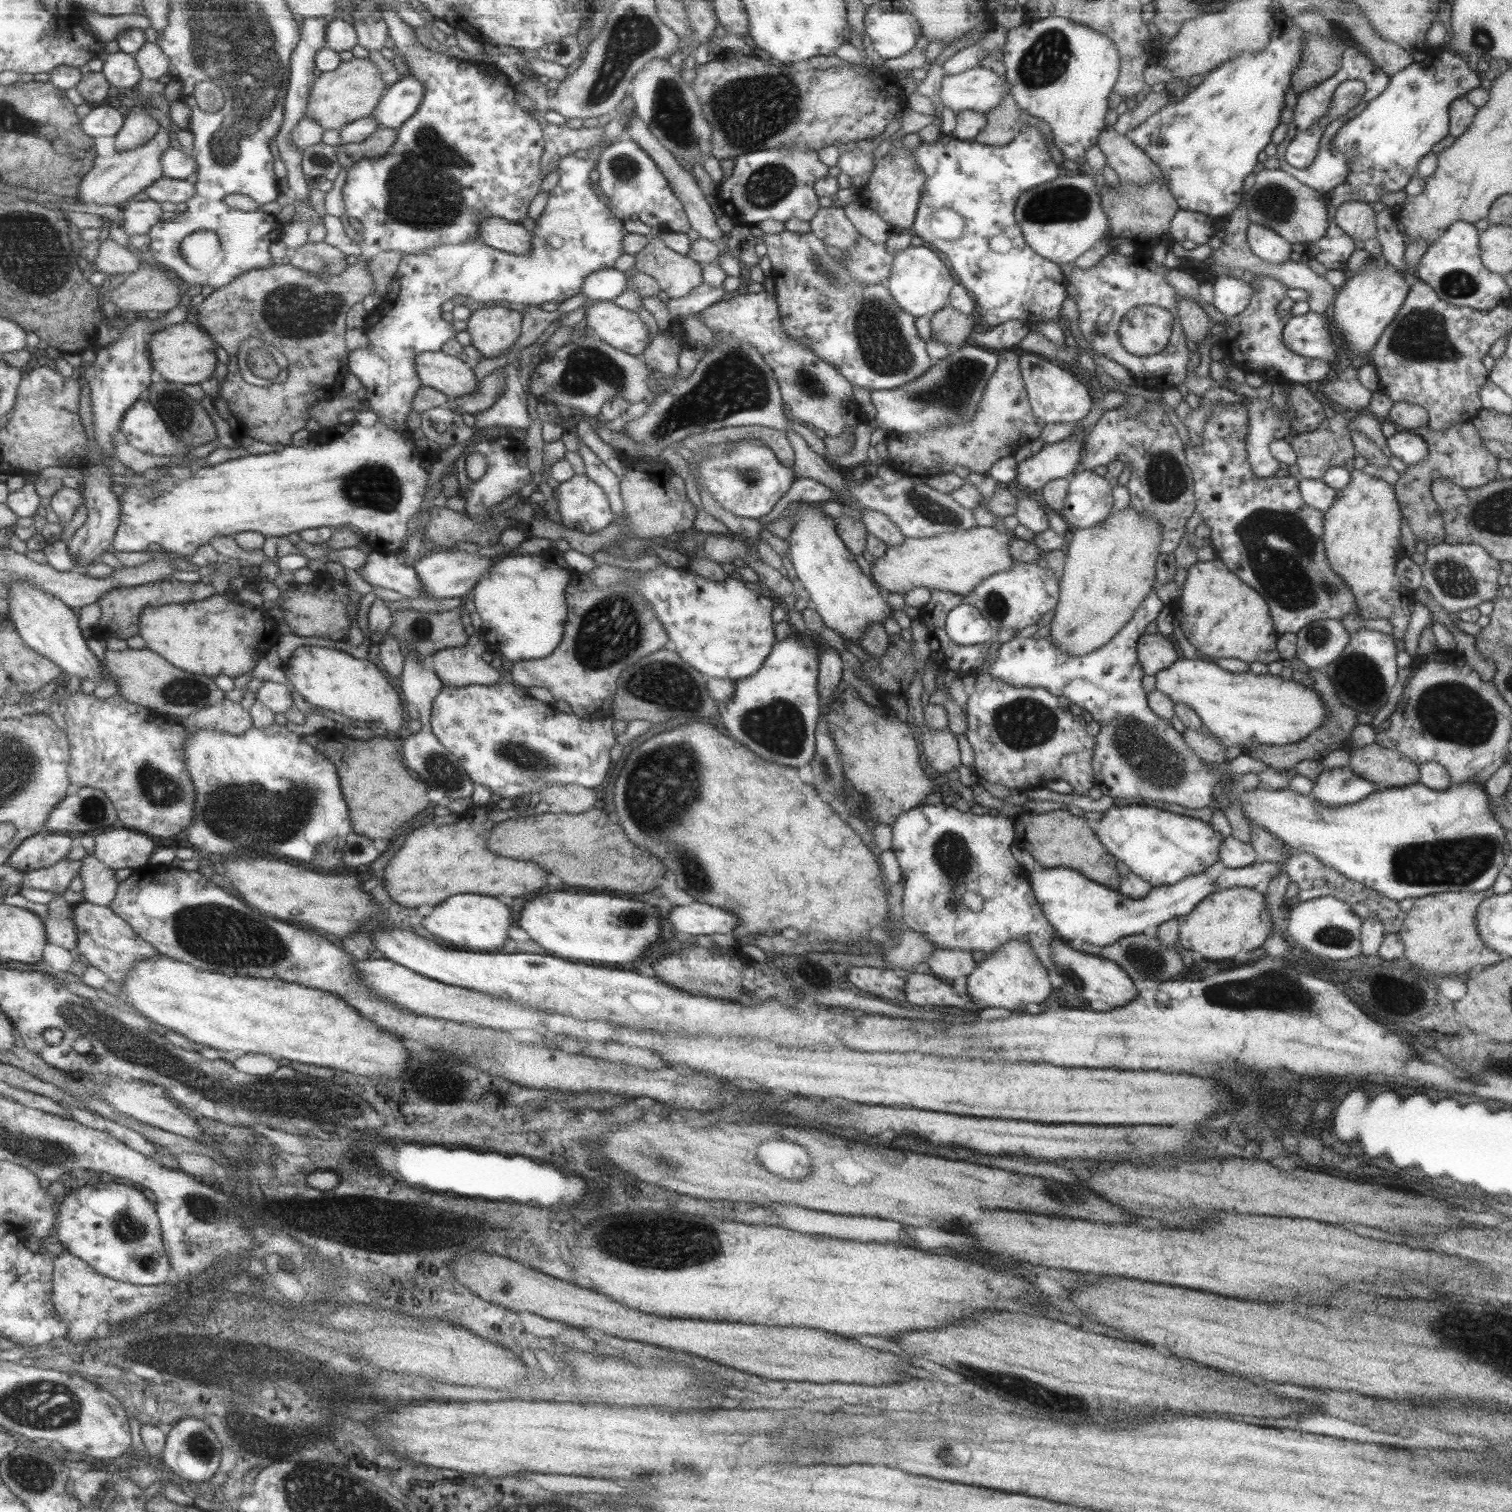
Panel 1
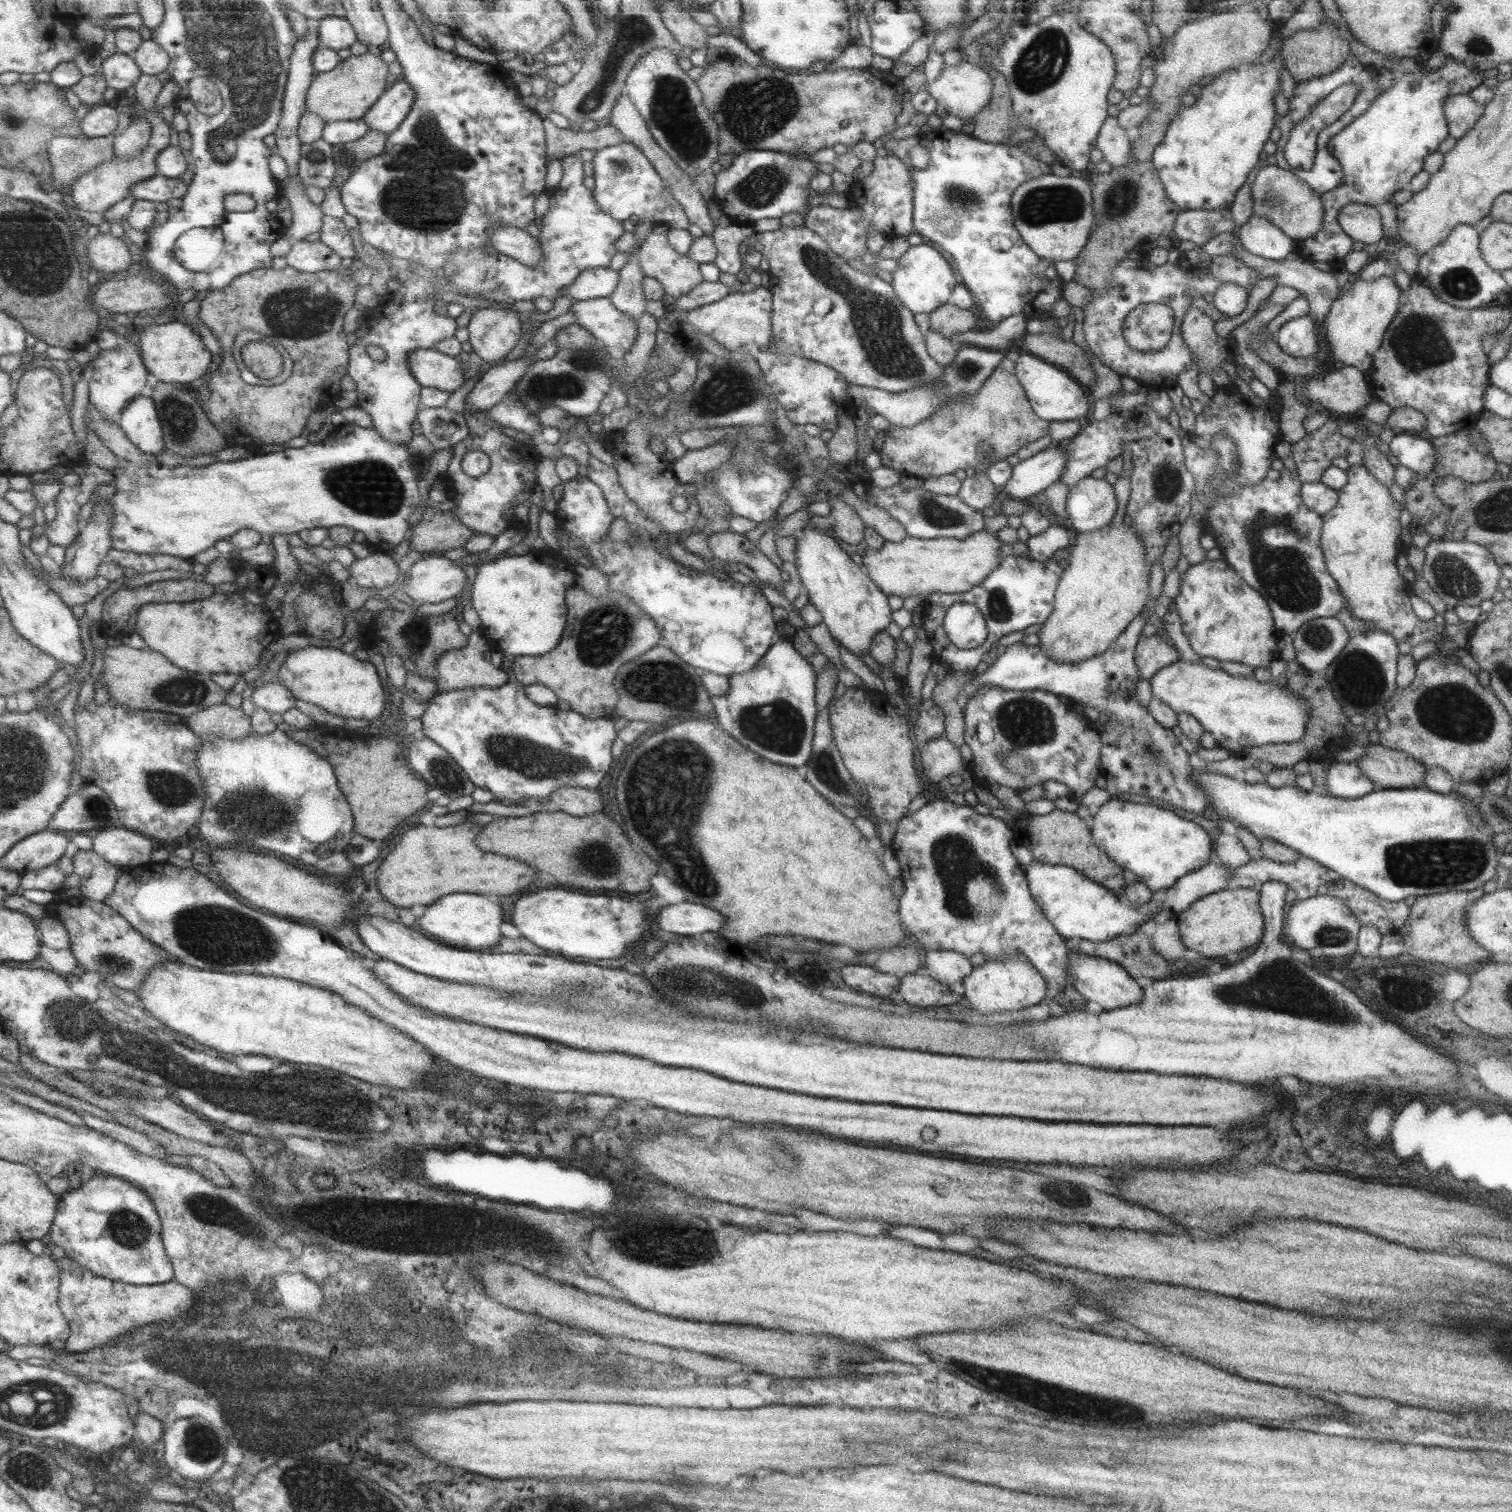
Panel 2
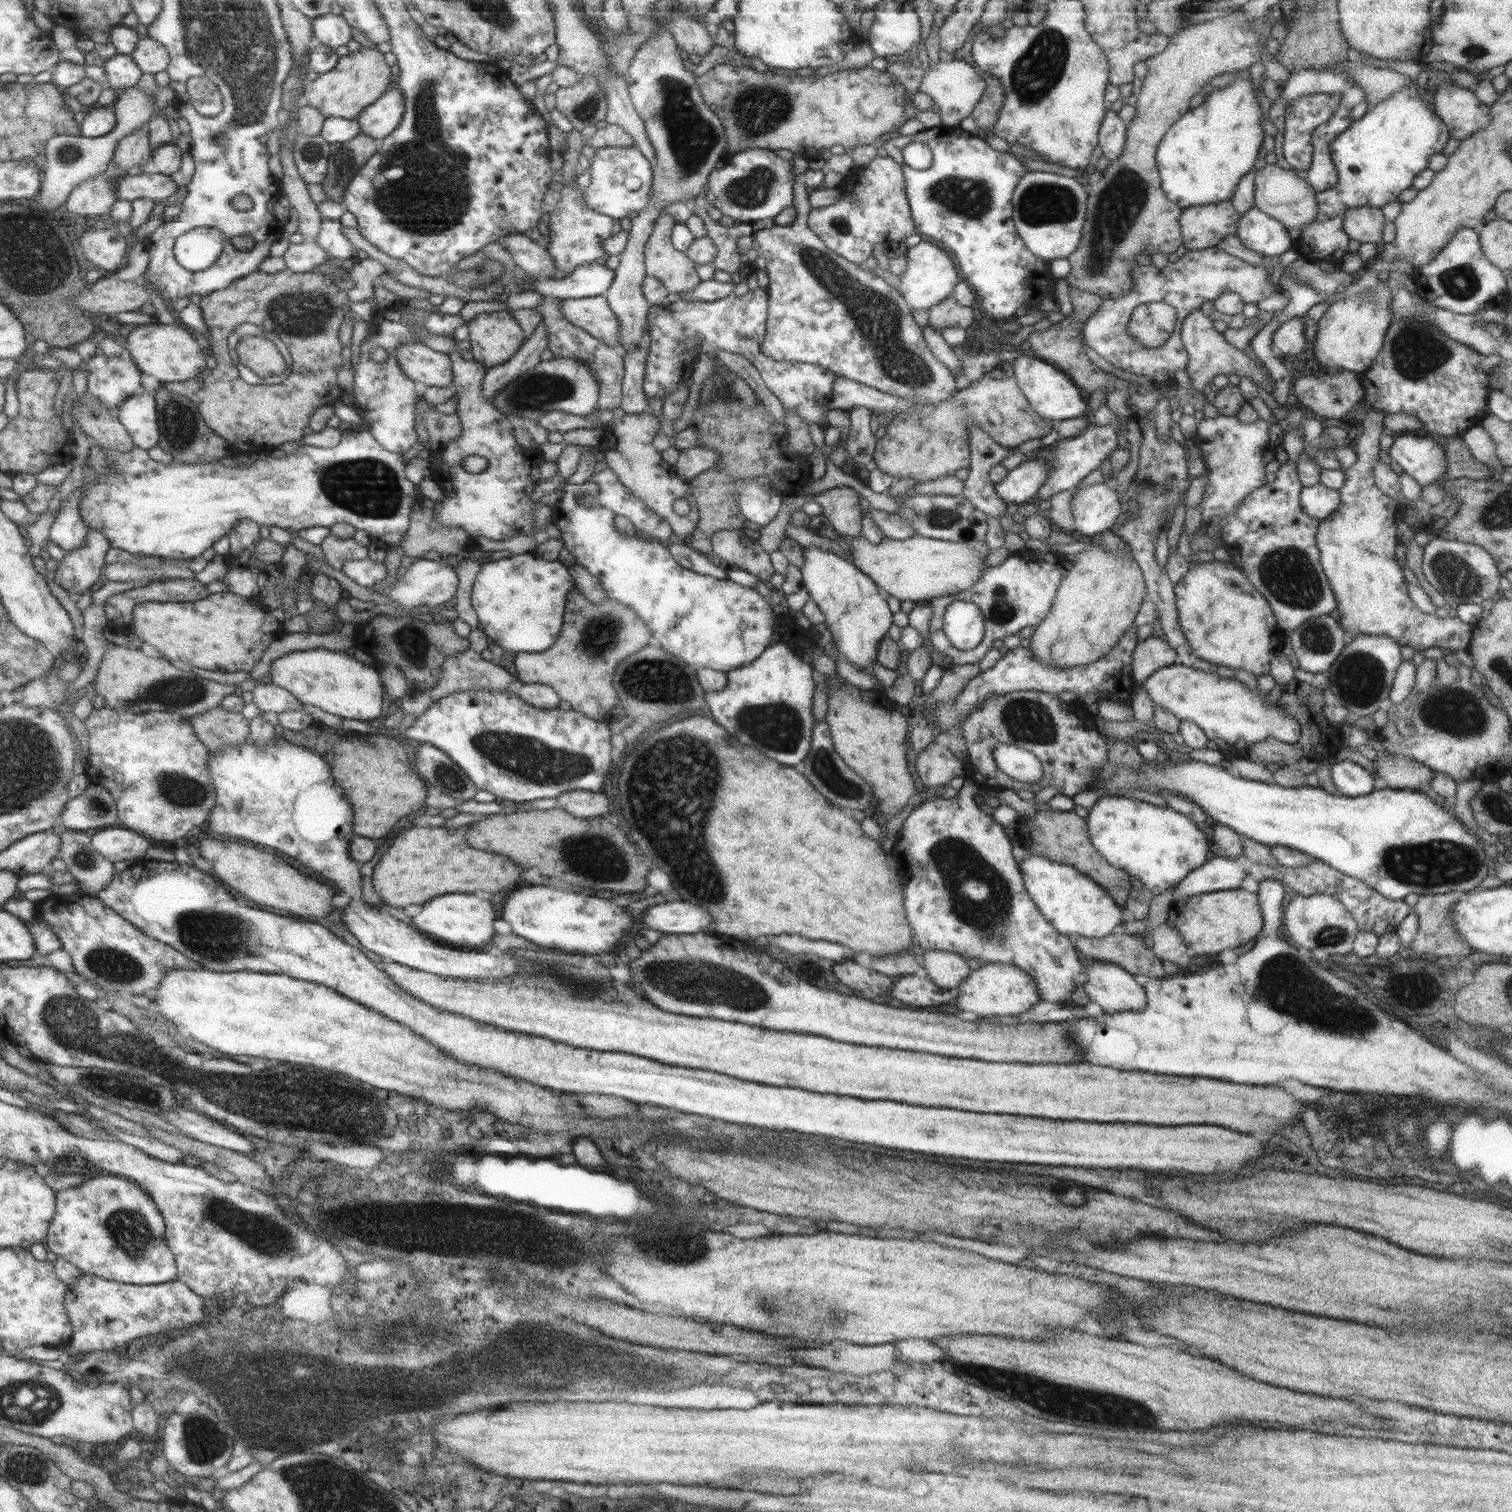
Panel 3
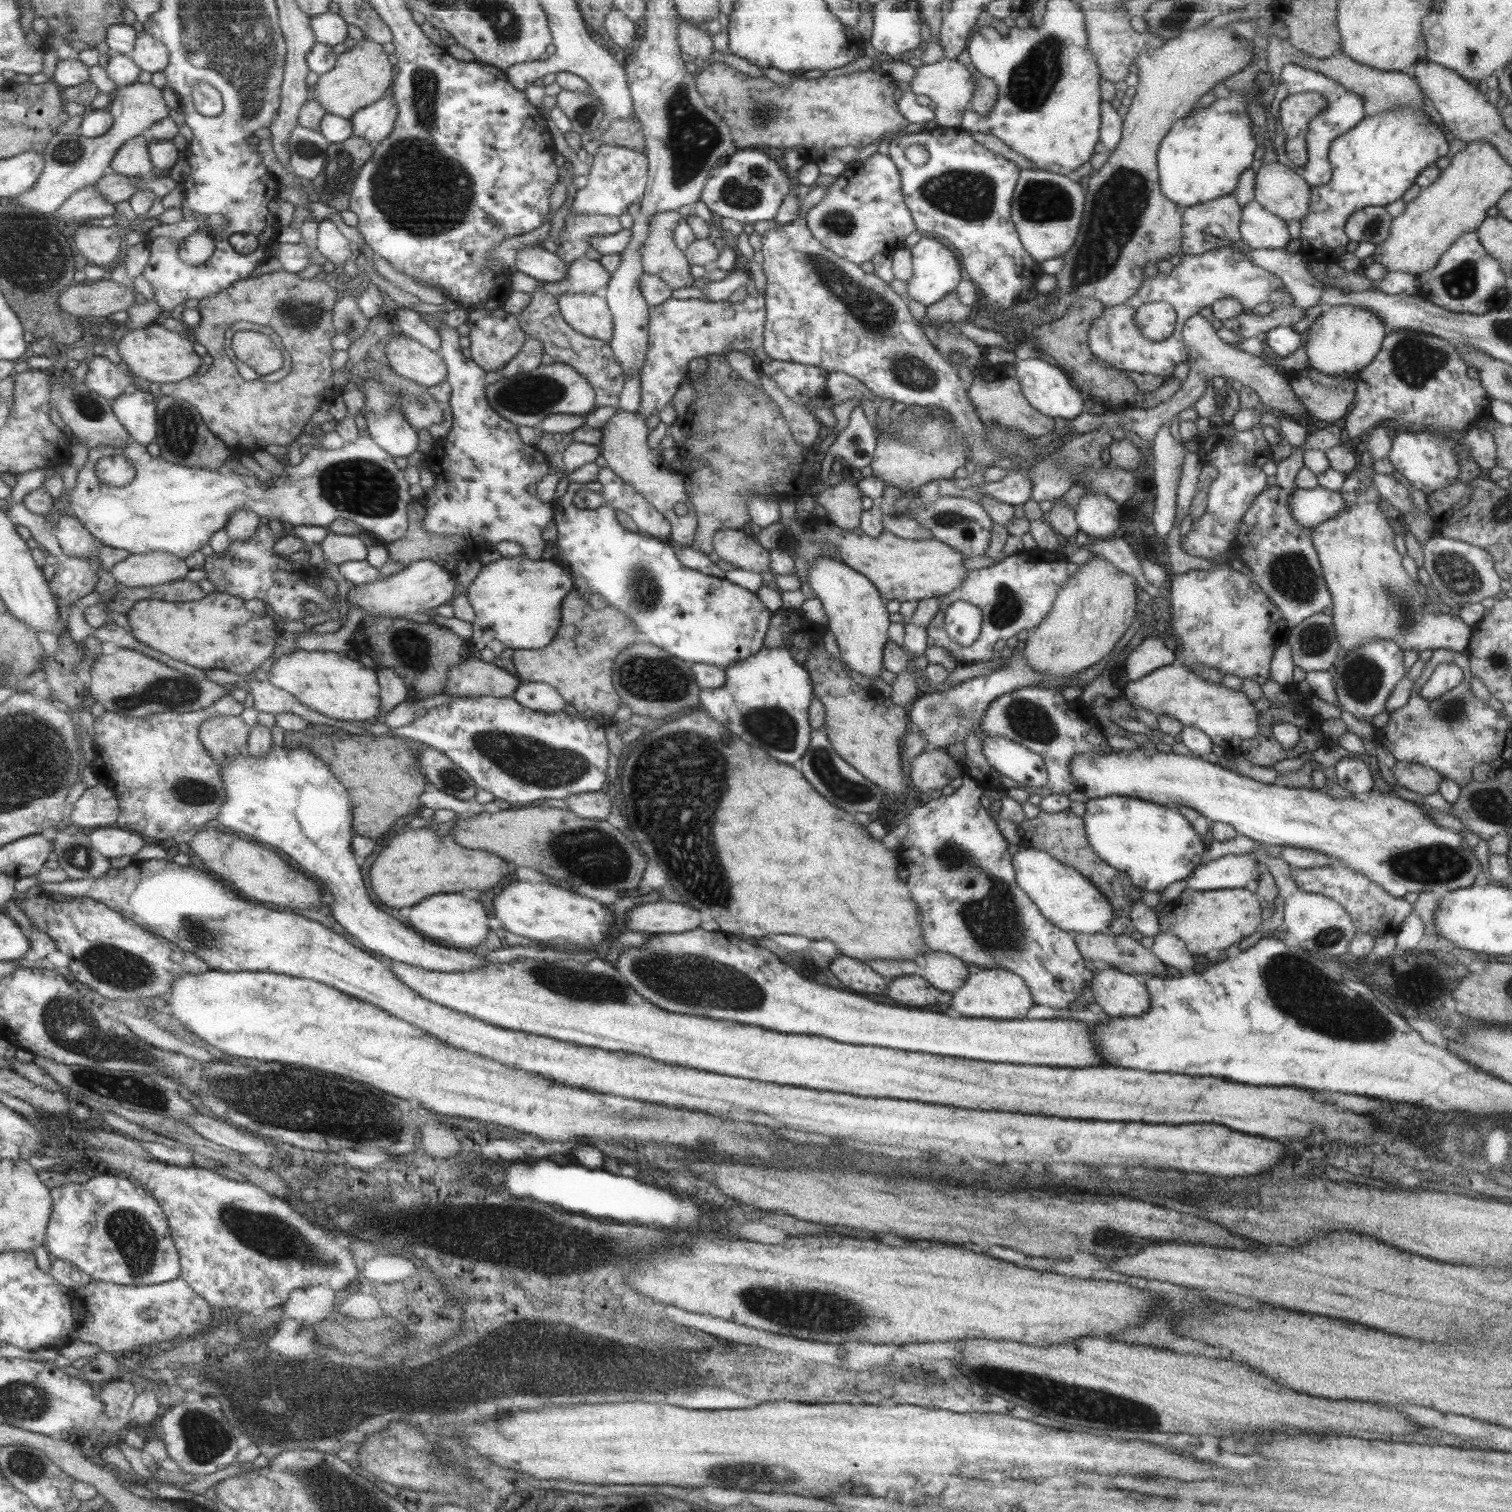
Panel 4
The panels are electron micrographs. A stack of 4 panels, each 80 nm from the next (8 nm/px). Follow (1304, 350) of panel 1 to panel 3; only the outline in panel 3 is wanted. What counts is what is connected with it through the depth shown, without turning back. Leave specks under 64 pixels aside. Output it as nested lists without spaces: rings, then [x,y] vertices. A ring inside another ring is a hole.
[[[1297,318],[1279,324],[1271,338],[1272,347],[1280,356],[1294,358],[1305,349],[1304,328]]]

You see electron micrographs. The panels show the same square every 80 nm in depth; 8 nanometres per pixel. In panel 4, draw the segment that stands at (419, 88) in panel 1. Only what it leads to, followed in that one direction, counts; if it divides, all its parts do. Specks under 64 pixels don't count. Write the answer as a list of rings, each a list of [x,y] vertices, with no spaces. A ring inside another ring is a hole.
[[[391,93],[385,95],[379,102],[361,109],[353,116],[354,136],[362,136],[369,142],[379,144],[389,138],[396,127],[397,115],[400,109]]]

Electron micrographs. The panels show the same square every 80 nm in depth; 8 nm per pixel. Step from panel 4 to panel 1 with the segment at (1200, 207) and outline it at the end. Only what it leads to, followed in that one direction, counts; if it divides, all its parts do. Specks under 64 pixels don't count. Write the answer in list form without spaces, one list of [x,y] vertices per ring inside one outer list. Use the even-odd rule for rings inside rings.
[[[1179,209],[1171,219],[1169,234],[1173,241],[1206,243],[1216,230],[1225,230],[1227,215],[1209,216],[1202,212]]]

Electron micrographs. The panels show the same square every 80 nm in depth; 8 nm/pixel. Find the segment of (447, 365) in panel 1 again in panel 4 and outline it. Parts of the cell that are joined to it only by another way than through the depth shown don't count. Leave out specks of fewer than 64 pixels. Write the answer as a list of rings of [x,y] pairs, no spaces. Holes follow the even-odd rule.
[[[409,335],[393,336],[393,340],[387,342],[386,355],[390,366],[405,378],[427,387],[447,380],[443,357]]]

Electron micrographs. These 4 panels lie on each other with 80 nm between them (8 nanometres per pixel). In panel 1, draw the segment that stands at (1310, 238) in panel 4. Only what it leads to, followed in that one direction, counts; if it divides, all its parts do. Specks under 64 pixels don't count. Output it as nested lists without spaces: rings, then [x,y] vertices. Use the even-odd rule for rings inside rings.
[[[1441,47],[1435,51],[1427,51],[1427,55],[1422,62],[1413,62],[1401,71],[1390,75],[1387,86],[1383,92],[1370,100],[1367,106],[1351,120],[1343,124],[1335,133],[1330,142],[1334,150],[1342,152],[1344,156],[1350,156],[1346,179],[1322,193],[1322,199],[1327,211],[1328,225],[1325,235],[1314,241],[1307,243],[1304,252],[1307,257],[1320,262],[1327,270],[1344,271],[1349,255],[1355,250],[1355,242],[1336,225],[1334,219],[1334,209],[1347,201],[1361,201],[1372,204],[1379,200],[1387,192],[1395,192],[1404,188],[1415,172],[1418,172],[1418,164],[1421,157],[1432,150],[1433,145],[1448,135],[1448,106],[1457,97],[1463,97],[1472,88],[1479,87],[1479,73],[1460,54],[1449,51]]]

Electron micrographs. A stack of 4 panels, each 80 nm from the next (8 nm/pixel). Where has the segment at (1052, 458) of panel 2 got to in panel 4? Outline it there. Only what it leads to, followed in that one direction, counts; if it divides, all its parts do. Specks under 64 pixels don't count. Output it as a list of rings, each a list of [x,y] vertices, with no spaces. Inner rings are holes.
[[[1022,466],[1010,470],[1003,480],[984,482],[978,486],[978,492],[990,496],[993,500],[1005,504],[1023,504],[1030,499],[1031,483]]]

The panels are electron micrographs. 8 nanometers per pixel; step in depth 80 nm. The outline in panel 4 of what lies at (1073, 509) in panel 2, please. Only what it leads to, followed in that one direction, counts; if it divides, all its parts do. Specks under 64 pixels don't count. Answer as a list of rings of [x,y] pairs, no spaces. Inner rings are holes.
[[[1087,492],[1076,504],[1074,519],[1089,538],[1110,539],[1119,528],[1119,506],[1102,492]]]

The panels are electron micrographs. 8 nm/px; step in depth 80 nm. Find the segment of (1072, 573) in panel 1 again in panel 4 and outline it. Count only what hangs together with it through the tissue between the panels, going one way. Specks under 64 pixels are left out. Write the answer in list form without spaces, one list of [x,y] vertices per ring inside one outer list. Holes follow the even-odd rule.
[[[1091,554],[1088,561],[1081,564],[1062,585],[1055,597],[1051,610],[1045,618],[1032,630],[1026,639],[1020,656],[1029,668],[1040,672],[1046,678],[1060,678],[1077,674],[1108,656],[1115,643],[1125,634],[1125,630],[1140,609],[1136,597],[1138,586],[1131,575],[1119,571],[1101,556]]]

